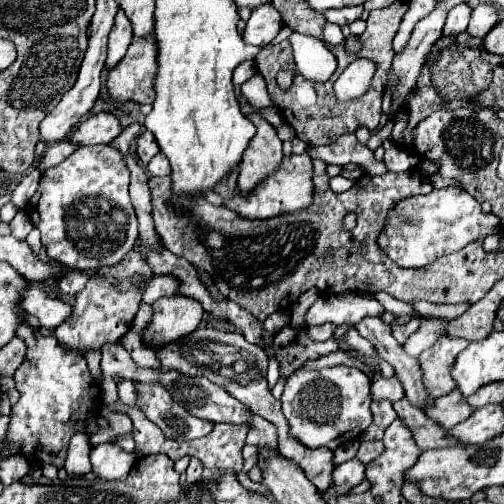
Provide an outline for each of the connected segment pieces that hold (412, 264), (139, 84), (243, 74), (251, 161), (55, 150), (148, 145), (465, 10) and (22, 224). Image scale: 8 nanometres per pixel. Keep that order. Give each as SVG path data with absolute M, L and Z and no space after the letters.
M460 186L440 188L426 196L412 196L388 214L386 226L378 236L378 246L400 268L420 268L436 258L462 250L466 244L486 238L498 230L500 220L494 214L484 214L474 196Z
M154 34L134 38L126 56L108 74L108 92L112 98L140 104L154 102L154 76L158 68L158 46Z
M246 60L246 62L242 62L242 64L234 70L234 84L240 86L240 84L246 82L248 78L252 78L254 74L256 74L256 64L254 64L254 60Z
M258 114L248 116L256 124L256 136L250 140L242 162L238 166L238 190L240 196L248 196L260 182L272 176L282 164L282 142L276 136L274 126L270 126Z
M62 140L62 142L50 146L50 148L46 150L46 154L40 158L38 168L44 172L46 168L50 168L50 166L54 166L54 164L60 164L60 160L68 158L68 154L72 154L76 148L78 148L78 146L76 146L76 142L72 142L72 140Z
M144 130L140 134L140 138L136 140L136 152L138 152L138 158L148 164L152 160L152 156L156 156L160 150L158 150L158 144L156 144L156 138L152 136L150 130Z
M460 4L460 6L454 6L448 14L448 20L444 24L444 32L442 36L458 36L466 30L468 22L470 22L470 6L468 4Z
M20 210L20 212L14 216L14 220L10 222L10 228L12 228L12 236L14 236L14 238L24 240L24 238L28 236L28 232L32 230L32 222L30 222L28 214Z

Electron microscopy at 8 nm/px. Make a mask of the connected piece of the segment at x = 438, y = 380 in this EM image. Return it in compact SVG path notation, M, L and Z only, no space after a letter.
M442 336L432 348L424 350L418 356L424 372L424 386L428 388L428 394L432 394L432 400L456 388L456 380L452 378L452 366L458 352L464 350L468 344L470 342L464 338Z

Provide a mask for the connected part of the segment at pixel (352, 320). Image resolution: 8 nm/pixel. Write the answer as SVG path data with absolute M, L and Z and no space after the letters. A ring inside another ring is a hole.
M344 292L342 296L320 296L306 314L306 324L316 326L324 322L356 326L366 316L380 316L382 304L364 292Z

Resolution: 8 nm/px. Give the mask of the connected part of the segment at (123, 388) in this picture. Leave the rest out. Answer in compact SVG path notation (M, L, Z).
M122 380L118 384L118 398L128 404L128 406L134 406L138 408L138 398L136 398L136 388L134 388L134 382L130 380Z

